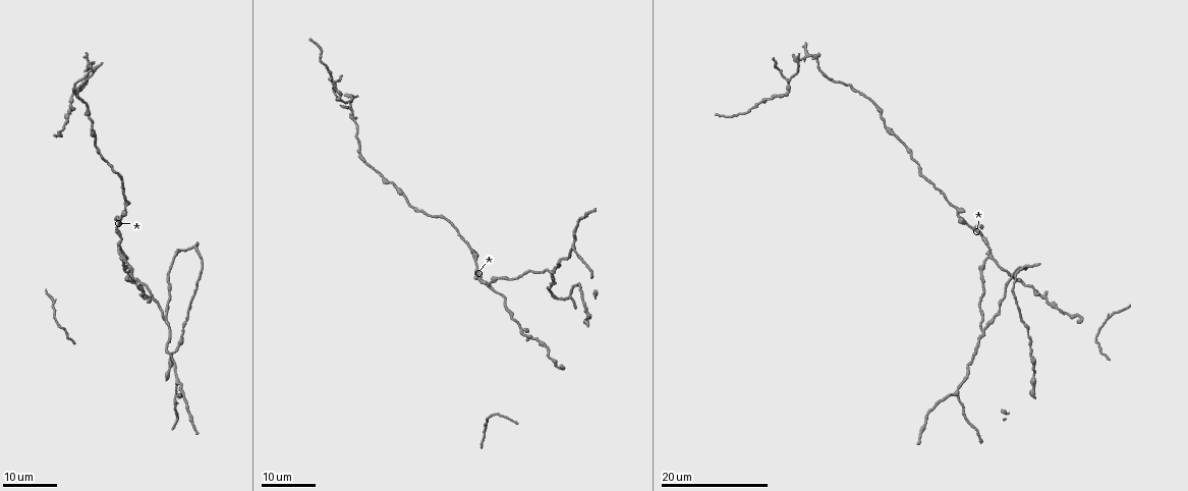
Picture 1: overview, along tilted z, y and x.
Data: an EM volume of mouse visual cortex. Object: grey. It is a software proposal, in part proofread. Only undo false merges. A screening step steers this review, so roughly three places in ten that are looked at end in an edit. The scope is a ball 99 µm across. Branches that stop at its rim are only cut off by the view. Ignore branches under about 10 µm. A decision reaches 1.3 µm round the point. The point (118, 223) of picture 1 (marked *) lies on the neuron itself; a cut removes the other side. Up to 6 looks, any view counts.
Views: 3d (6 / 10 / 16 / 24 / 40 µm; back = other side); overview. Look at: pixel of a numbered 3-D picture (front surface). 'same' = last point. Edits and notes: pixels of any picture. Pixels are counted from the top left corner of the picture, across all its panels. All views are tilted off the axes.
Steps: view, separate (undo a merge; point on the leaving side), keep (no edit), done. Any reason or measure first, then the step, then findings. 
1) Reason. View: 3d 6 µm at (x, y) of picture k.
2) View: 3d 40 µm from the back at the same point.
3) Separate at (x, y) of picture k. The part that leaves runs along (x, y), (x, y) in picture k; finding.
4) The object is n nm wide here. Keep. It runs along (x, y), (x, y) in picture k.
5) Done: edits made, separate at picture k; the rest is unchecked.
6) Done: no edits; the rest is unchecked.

Arms part here. View: 3d 16 µm at (489, 288) of picture 1.

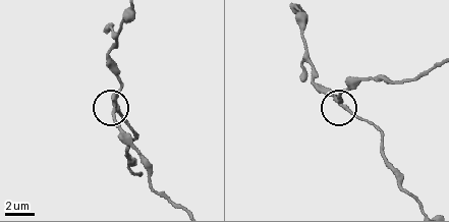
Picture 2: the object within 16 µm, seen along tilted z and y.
View: 3d 6 µm at (344, 107) of picture 2.

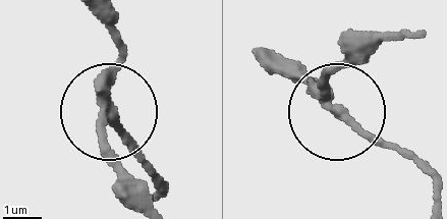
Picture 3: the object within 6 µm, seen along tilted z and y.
The side arm is 52 µm long. Separate at (106, 135) of picture 3. The part that leaves runs along (103, 90), (102, 147), (140, 207) in picture 3; a second neuron is stuck on.

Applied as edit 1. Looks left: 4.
A narrow waist. View: 3d 24 µm at (1041, 296) of picture 1.

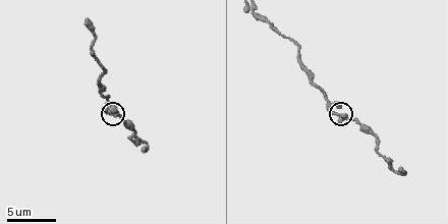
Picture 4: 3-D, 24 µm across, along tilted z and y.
View: 3d 6 µm at (337, 116) of picture 4.

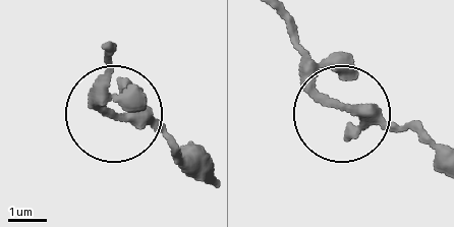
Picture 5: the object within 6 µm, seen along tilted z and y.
Keep. It runs along (282, 19), (327, 102), (379, 115), (437, 149) in picture 5; continuous, no second neuron.

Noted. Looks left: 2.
Thick turns thin. View: 3d 16 µm at (881, 113) of picture 1.

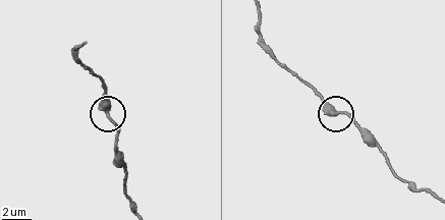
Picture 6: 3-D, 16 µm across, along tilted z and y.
Closer look. View: 3d 6 µm at (111, 117) of picture 6.

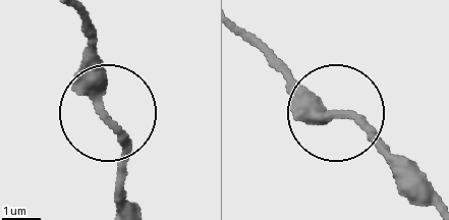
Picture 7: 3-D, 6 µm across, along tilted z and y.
Separate at (94, 70) of picture 7. The part that leaves runs along (107, 121), (85, 22) in picture 7; a second neuron is stuck on.

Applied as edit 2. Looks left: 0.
Done: edits made, separate at picture 3, separate at picture 7; the rest is unchecked.

